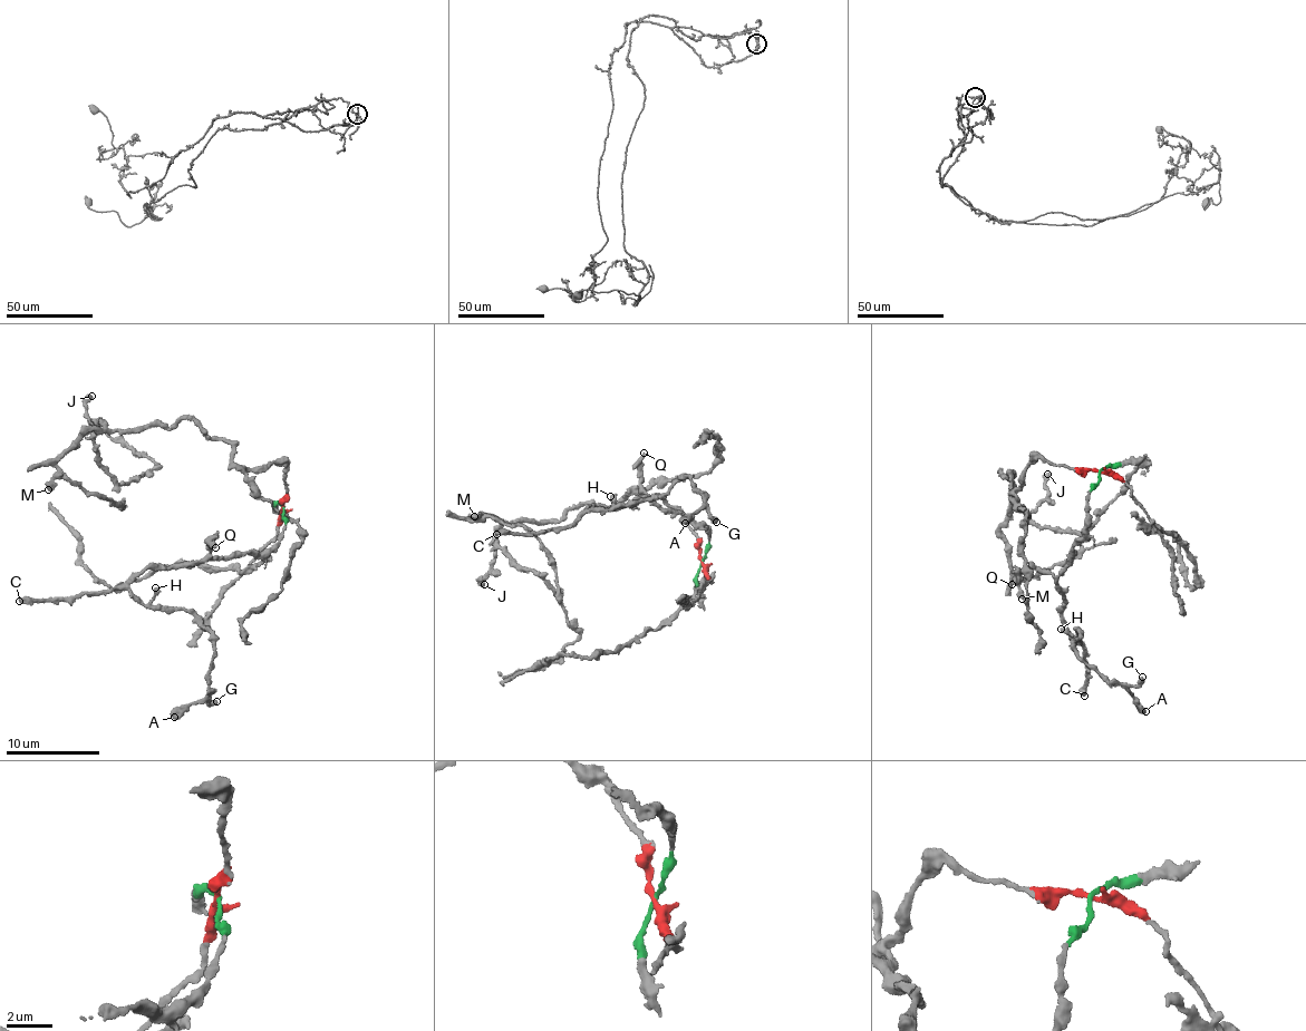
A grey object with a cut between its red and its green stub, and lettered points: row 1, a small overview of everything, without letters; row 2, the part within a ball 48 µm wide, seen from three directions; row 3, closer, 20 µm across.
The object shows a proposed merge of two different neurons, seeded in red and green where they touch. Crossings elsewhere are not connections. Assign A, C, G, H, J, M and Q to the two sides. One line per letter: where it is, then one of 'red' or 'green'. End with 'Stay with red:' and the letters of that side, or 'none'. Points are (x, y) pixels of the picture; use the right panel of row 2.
A: (1145, 711) | green
C: (1084, 696) | green
G: (1142, 677) | green
H: (1061, 629) | green
J: (1047, 474) | red
M: (1022, 599) | red
Q: (1012, 584) | green
Stay with red: J, M

